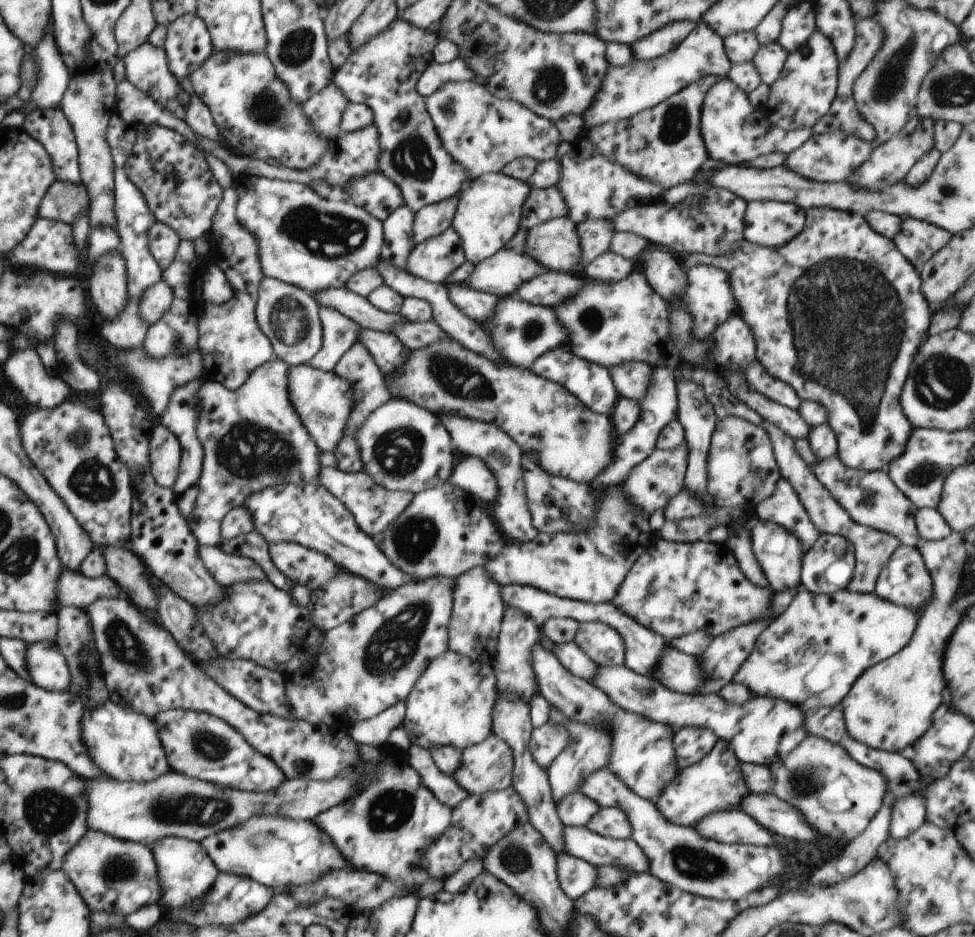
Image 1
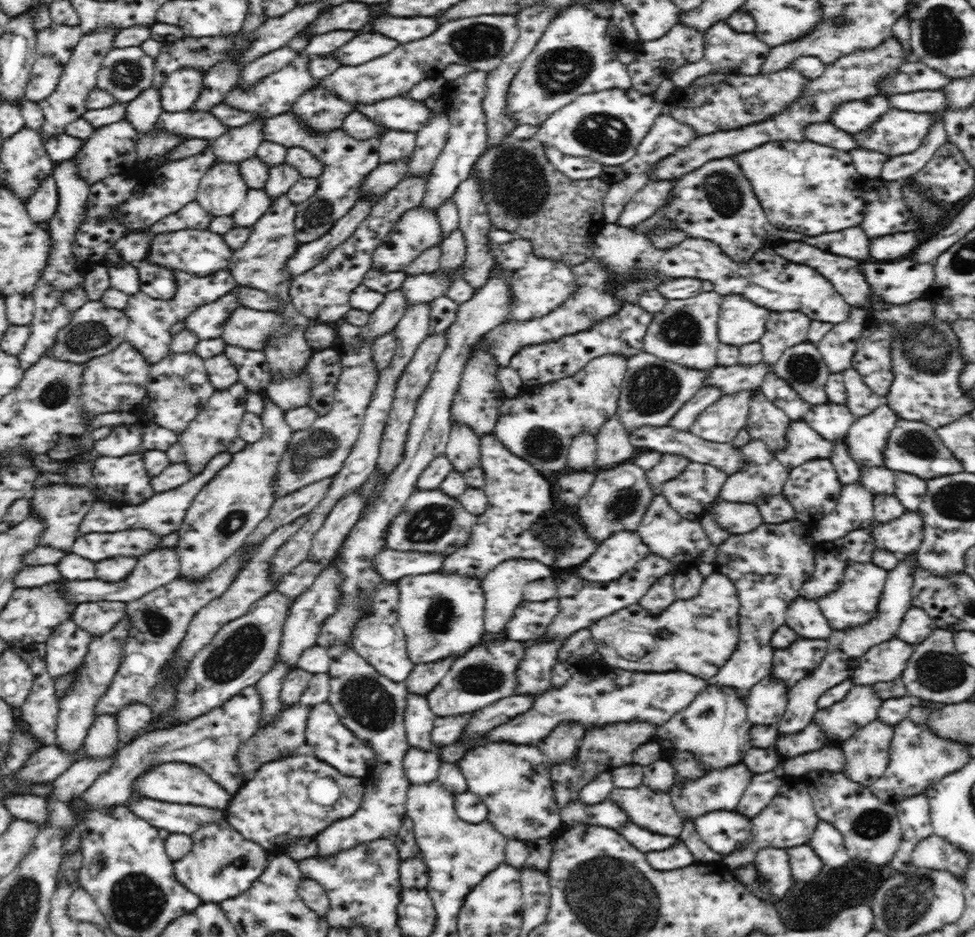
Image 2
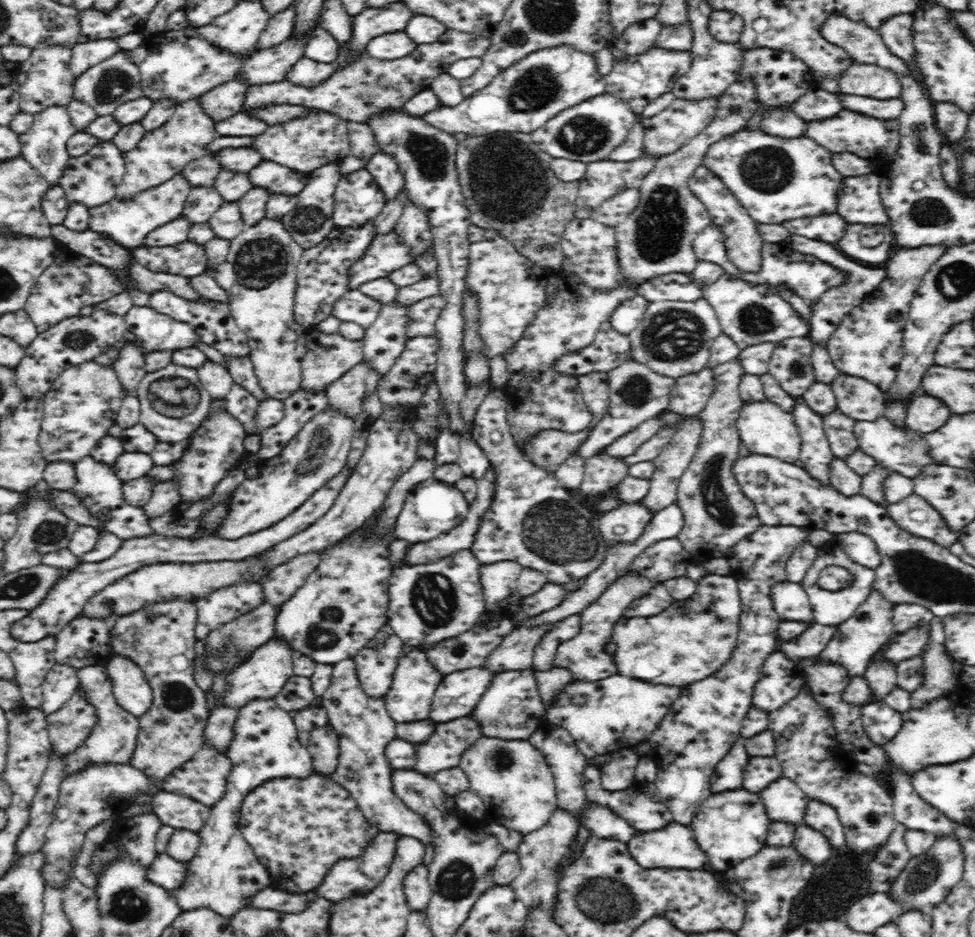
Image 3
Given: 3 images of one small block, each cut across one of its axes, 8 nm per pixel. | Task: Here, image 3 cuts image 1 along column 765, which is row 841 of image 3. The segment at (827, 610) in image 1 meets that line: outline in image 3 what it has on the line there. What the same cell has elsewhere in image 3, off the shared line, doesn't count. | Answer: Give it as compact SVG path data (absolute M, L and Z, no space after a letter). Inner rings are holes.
M668 824L658 832L636 834L628 850L642 868L696 868L706 864L706 854L698 848L688 826Z

